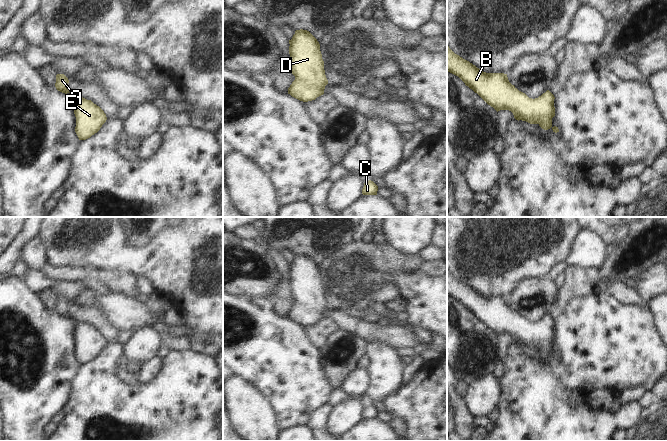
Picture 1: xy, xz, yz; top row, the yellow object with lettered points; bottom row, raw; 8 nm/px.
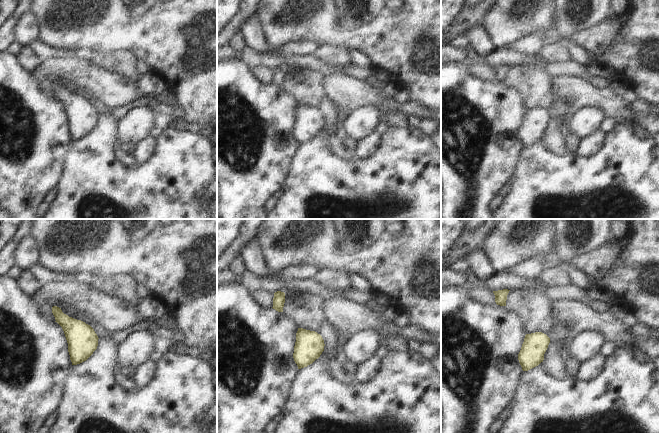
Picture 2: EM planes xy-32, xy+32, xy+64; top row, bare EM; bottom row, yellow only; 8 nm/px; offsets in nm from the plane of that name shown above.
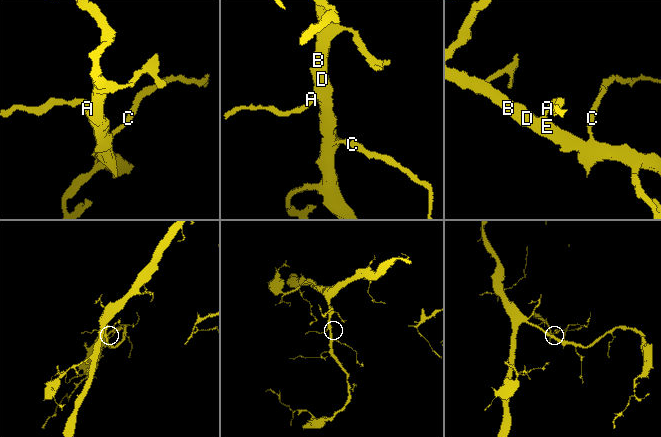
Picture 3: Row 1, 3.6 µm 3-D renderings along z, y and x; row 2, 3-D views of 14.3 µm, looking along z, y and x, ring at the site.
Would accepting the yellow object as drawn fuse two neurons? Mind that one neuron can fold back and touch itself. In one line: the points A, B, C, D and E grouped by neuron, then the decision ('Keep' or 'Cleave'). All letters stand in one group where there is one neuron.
Groups: A B C D E. Keep

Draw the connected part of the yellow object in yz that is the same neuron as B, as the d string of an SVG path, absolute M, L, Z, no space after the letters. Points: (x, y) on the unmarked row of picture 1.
M447 269L447 295L458 300L466 310L477 317L488 329L497 336L509 334L513 337L516 344L526 345L530 348L538 348L542 353L552 353L559 356L558 351L552 350L552 342L555 340L554 319L547 314L538 322L529 322L525 317L519 315L512 309L504 297L486 297L469 285L455 278Z

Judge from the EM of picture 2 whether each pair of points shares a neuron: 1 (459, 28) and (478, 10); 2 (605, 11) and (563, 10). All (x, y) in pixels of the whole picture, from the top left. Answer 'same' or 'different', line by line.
1: same
2: same

